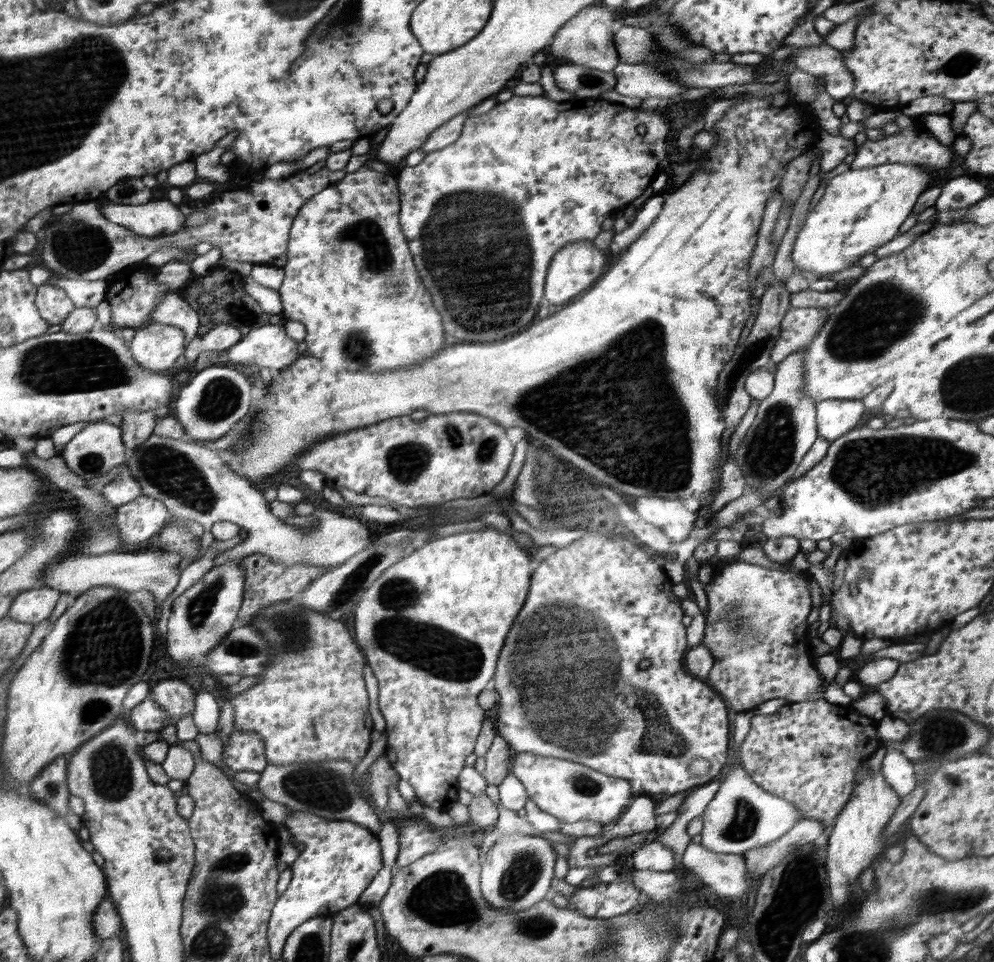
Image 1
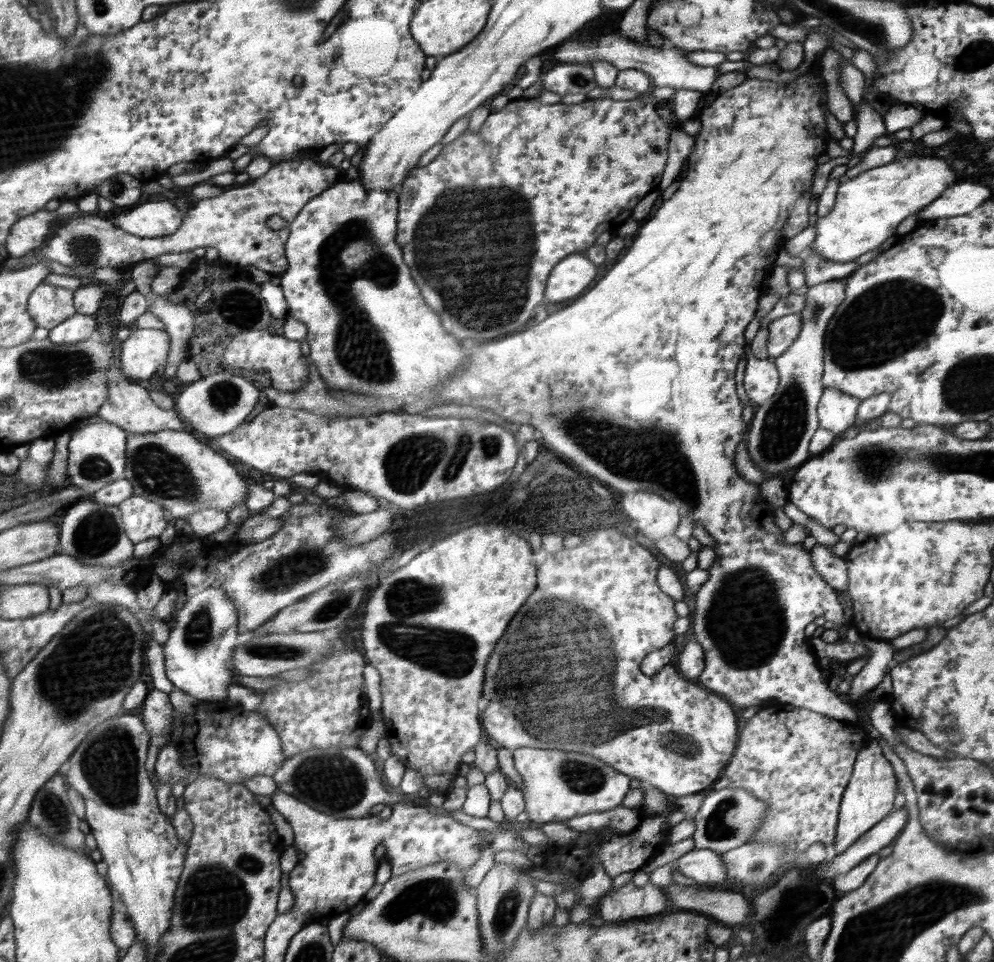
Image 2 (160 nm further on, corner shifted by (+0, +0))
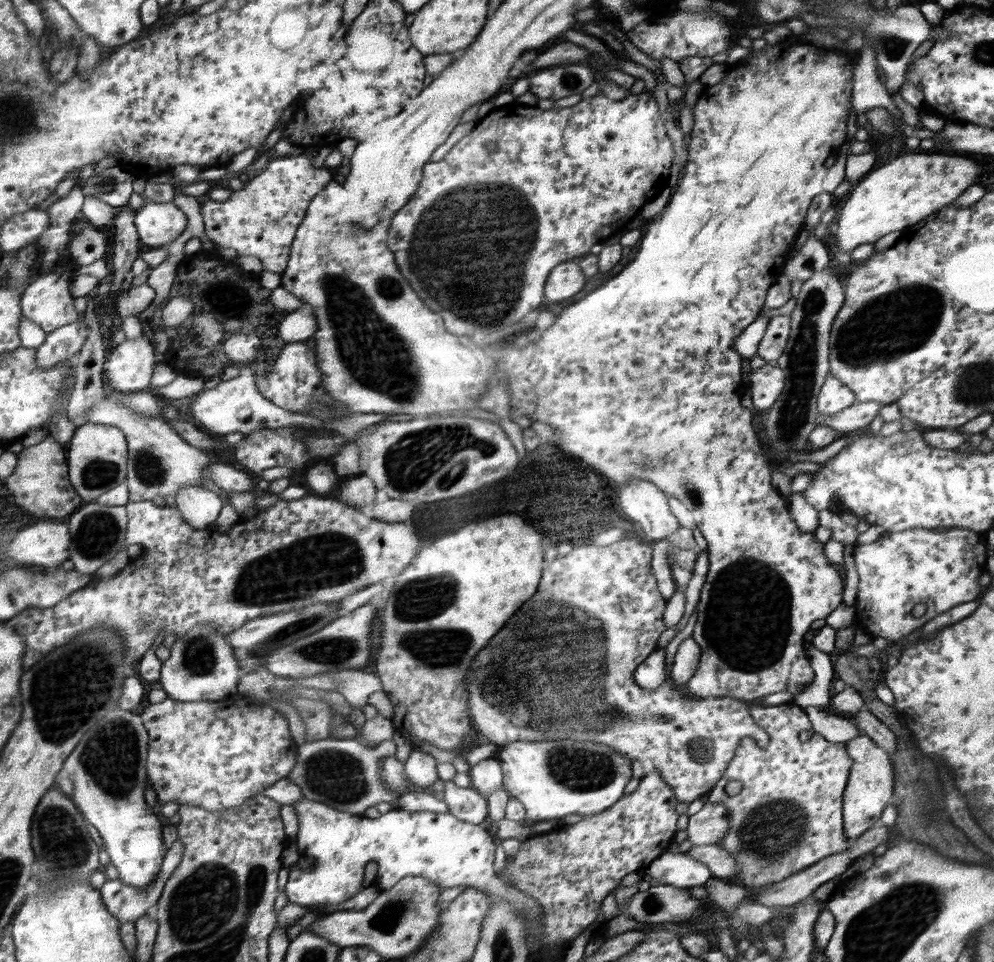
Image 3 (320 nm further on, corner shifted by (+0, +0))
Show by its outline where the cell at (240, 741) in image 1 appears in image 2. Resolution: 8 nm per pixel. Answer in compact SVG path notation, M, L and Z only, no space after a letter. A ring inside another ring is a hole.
M204 701L197 704L186 716L174 710L171 729L170 740L158 751L154 775L159 782L170 782L171 786L184 782L186 787L205 775L215 776L228 784L240 784L260 775L272 777L286 760L280 734L277 734L269 718L256 711L246 711L240 705Z

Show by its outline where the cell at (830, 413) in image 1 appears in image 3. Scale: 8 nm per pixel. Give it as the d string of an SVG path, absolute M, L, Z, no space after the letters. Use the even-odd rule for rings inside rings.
M828 376L819 394L821 415L833 415L856 403L855 394L839 378Z

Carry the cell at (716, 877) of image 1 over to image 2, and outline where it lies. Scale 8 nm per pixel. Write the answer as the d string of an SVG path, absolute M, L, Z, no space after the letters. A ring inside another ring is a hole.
M694 848L670 865L684 876L689 876L697 883L712 888L727 878L725 866L719 854L720 852L706 848Z

